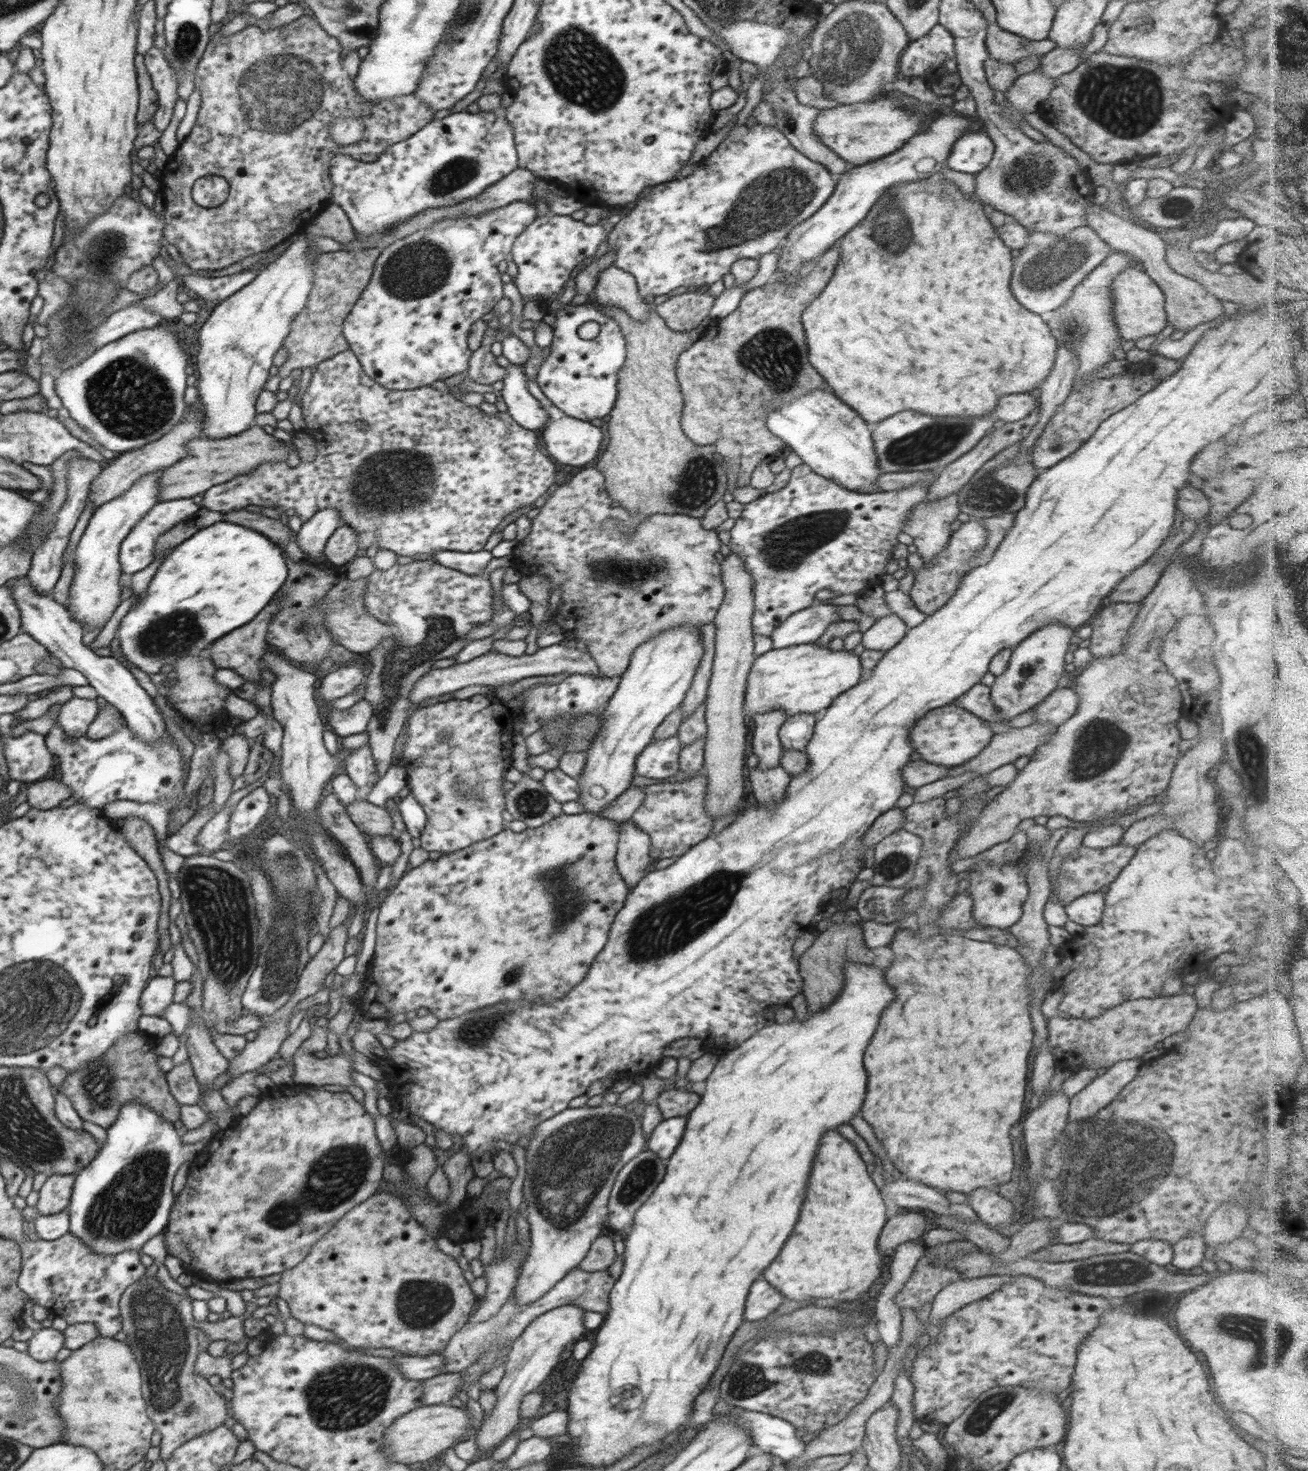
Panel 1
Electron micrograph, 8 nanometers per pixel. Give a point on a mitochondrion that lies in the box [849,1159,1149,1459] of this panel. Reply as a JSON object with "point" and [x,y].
{"point":[978,1423]}

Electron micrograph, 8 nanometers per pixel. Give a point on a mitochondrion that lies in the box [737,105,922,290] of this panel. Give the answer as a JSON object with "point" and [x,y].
{"point":[893,217]}

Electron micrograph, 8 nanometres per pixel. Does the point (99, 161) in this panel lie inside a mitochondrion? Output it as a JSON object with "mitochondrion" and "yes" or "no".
{"mitochondrion":"no"}

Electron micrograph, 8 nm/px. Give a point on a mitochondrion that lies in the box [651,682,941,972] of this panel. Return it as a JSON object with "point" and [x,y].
{"point":[896,865]}

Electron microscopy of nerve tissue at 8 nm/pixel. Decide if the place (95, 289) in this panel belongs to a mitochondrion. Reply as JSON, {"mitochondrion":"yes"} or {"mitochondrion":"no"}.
{"mitochondrion":"yes"}

